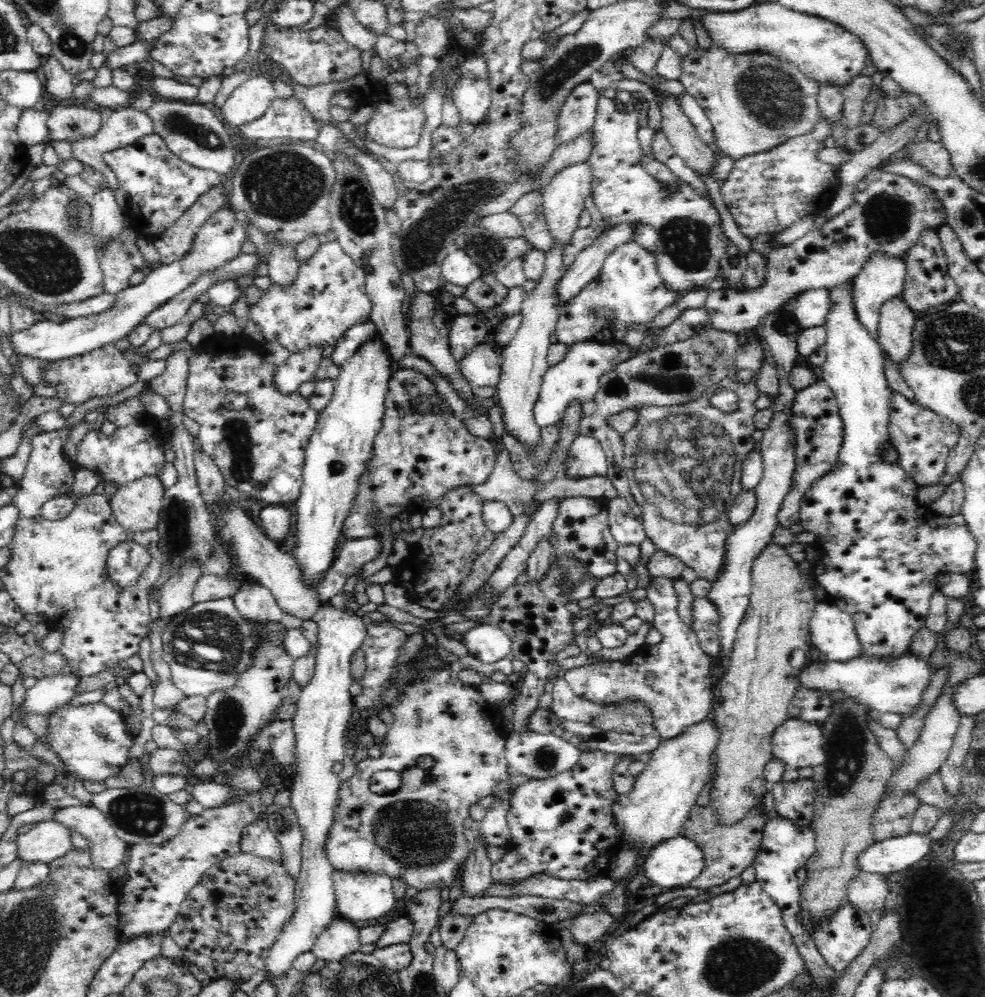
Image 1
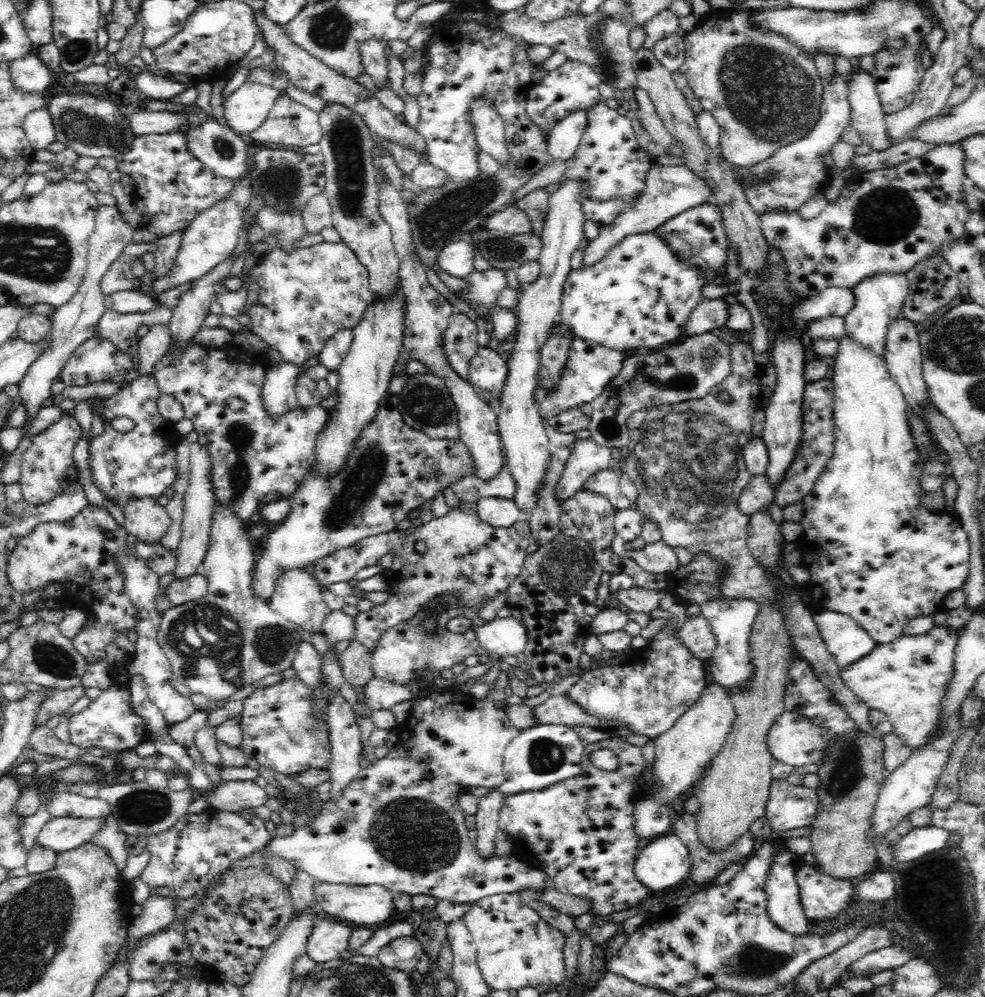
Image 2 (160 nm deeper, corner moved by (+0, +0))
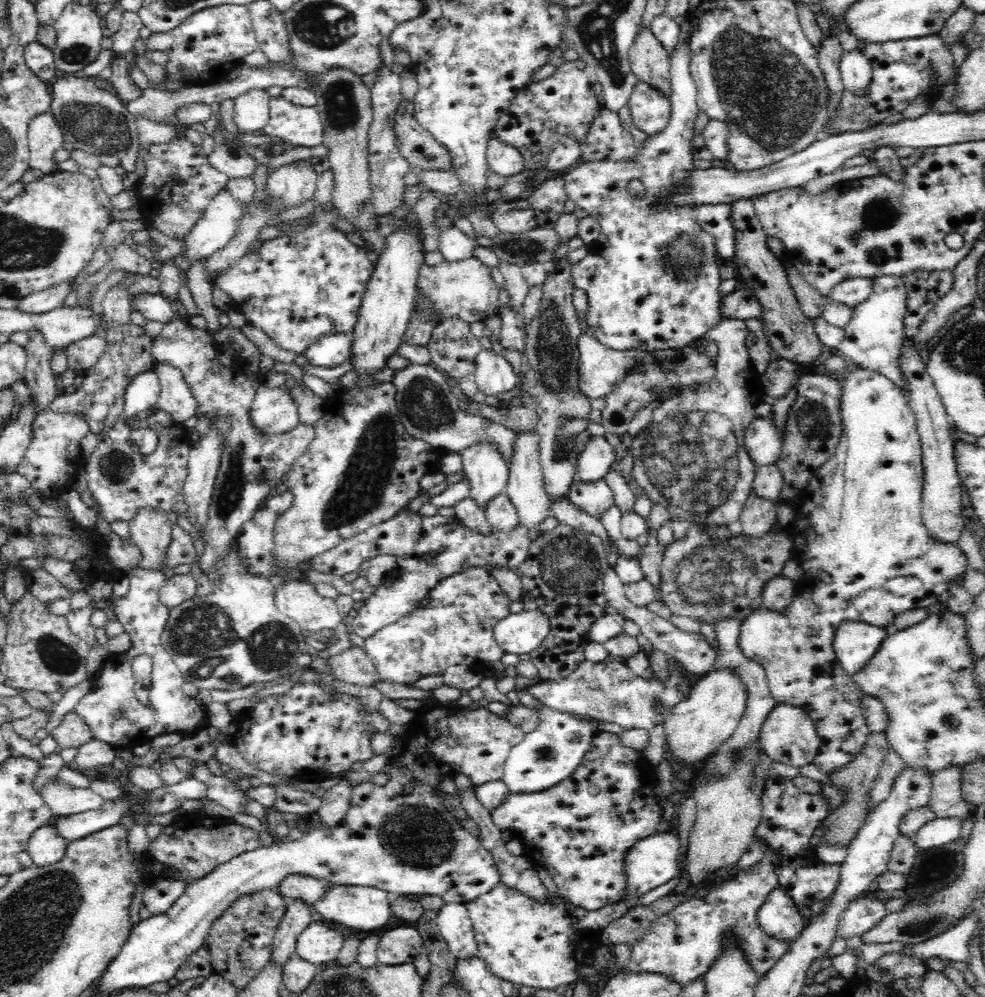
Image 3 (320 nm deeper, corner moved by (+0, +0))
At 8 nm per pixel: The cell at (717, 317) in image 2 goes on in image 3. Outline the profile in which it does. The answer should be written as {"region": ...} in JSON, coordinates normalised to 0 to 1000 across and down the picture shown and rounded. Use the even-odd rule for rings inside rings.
{"region":[[[753,285],[746,293],[734,299],[734,321],[752,320],[756,322],[764,319],[773,321],[774,313],[774,307],[771,305],[765,291]]]}

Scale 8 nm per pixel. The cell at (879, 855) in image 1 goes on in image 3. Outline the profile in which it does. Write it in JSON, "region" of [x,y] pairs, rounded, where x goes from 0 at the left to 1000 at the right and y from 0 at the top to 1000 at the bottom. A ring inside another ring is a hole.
{"region":[[[950,820],[940,825],[928,839],[928,847],[932,854],[956,849],[975,841],[978,822],[975,820]]]}

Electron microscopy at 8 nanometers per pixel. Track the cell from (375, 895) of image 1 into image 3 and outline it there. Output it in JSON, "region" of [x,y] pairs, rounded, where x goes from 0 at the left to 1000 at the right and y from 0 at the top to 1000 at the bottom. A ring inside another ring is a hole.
{"region":[[[340,888],[332,892],[332,897],[327,903],[319,905],[318,909],[329,925],[359,931],[363,935],[386,935],[387,932],[391,932],[392,925],[399,918],[394,899],[394,895],[384,891]]]}

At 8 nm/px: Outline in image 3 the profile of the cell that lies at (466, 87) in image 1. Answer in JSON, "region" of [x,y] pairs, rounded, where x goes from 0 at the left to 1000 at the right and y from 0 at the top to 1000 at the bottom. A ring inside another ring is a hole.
{"region":[[[501,130],[495,136],[493,158],[496,171],[508,177],[522,177],[533,169],[530,153],[522,146],[508,142]]]}

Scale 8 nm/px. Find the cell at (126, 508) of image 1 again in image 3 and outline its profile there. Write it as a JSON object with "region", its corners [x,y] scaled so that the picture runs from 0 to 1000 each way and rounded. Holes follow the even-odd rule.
{"region":[[[144,510],[131,523],[134,545],[144,555],[140,569],[146,572],[168,572],[166,560],[175,545],[176,526],[166,514]]]}

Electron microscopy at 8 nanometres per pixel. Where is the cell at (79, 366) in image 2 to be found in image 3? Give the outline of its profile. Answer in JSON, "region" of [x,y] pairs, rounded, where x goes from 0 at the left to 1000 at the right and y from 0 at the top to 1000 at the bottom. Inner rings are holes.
{"region":[[[103,335],[73,343],[66,353],[68,367],[76,371],[82,379],[96,363],[99,363],[108,349],[109,343]]]}

